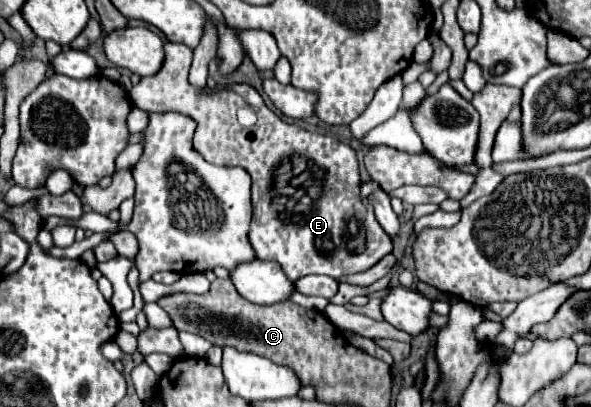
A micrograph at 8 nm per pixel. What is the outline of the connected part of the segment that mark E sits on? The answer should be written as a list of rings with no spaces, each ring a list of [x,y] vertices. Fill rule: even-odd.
[[[167,42],[167,44],[165,44],[165,64],[163,64],[163,68],[161,68],[155,76],[141,78],[141,82],[129,90],[131,102],[133,102],[135,106],[147,110],[147,112],[171,112],[171,110],[175,110],[175,112],[183,112],[183,114],[191,116],[191,118],[197,122],[197,132],[195,132],[195,140],[193,140],[195,150],[197,150],[207,162],[217,164],[217,166],[241,166],[241,168],[245,168],[245,170],[251,174],[251,180],[253,180],[253,186],[251,186],[251,192],[253,192],[253,194],[251,194],[253,220],[251,220],[249,240],[251,240],[251,244],[253,244],[253,248],[255,248],[255,252],[257,252],[259,258],[279,262],[279,264],[283,266],[285,274],[295,282],[295,280],[299,280],[301,276],[307,276],[307,274],[325,274],[325,276],[331,276],[331,278],[341,278],[341,276],[347,276],[347,274],[357,274],[357,272],[369,270],[369,268],[375,266],[383,256],[387,256],[387,254],[393,250],[393,240],[385,234],[383,226],[379,226],[379,222],[375,220],[375,216],[373,216],[371,208],[367,206],[367,202],[359,198],[359,170],[357,170],[357,158],[355,158],[355,152],[353,152],[351,146],[347,146],[347,144],[343,144],[343,142],[339,142],[339,140],[335,140],[335,138],[331,138],[331,136],[323,136],[323,134],[317,134],[317,132],[309,132],[309,130],[305,130],[305,128],[299,128],[299,126],[293,126],[293,124],[283,122],[273,110],[267,108],[267,104],[263,102],[261,94],[259,94],[253,86],[249,86],[249,84],[231,84],[231,86],[219,88],[219,90],[207,90],[207,88],[205,88],[205,90],[195,90],[195,86],[191,86],[191,82],[189,82],[191,60],[193,60],[193,50],[191,50],[191,48],[187,48],[185,44]],[[241,108],[249,108],[249,110],[255,112],[257,120],[255,120],[253,126],[243,126],[243,124],[239,122],[239,116],[237,116],[237,114],[239,114]],[[355,210],[363,210],[363,212],[359,214],[359,222],[361,222],[361,226],[363,226],[363,230],[365,230],[365,248],[363,248],[361,252],[351,250],[351,248],[349,248],[349,240],[347,240],[349,220],[355,220],[355,216],[357,216]],[[289,224],[293,224],[295,230],[289,230]]]

